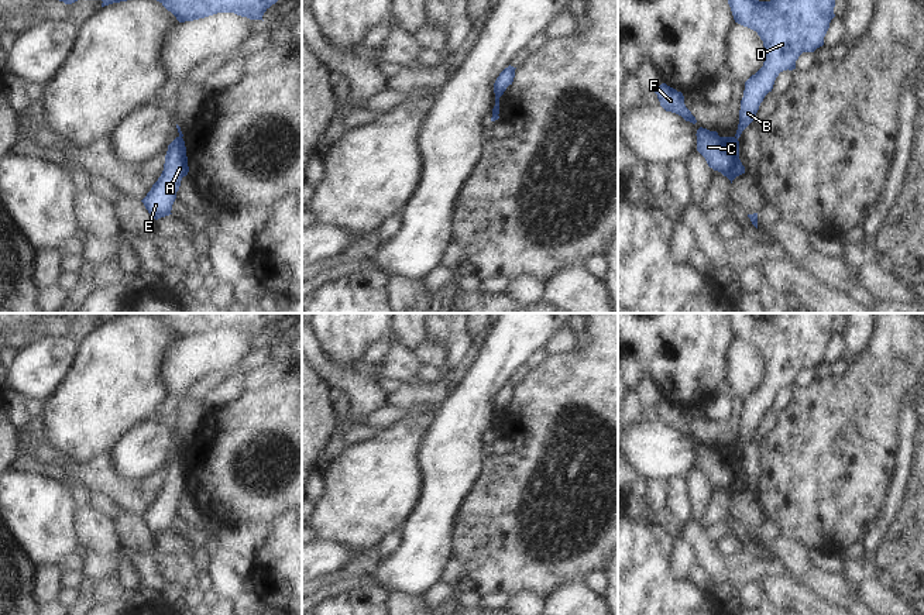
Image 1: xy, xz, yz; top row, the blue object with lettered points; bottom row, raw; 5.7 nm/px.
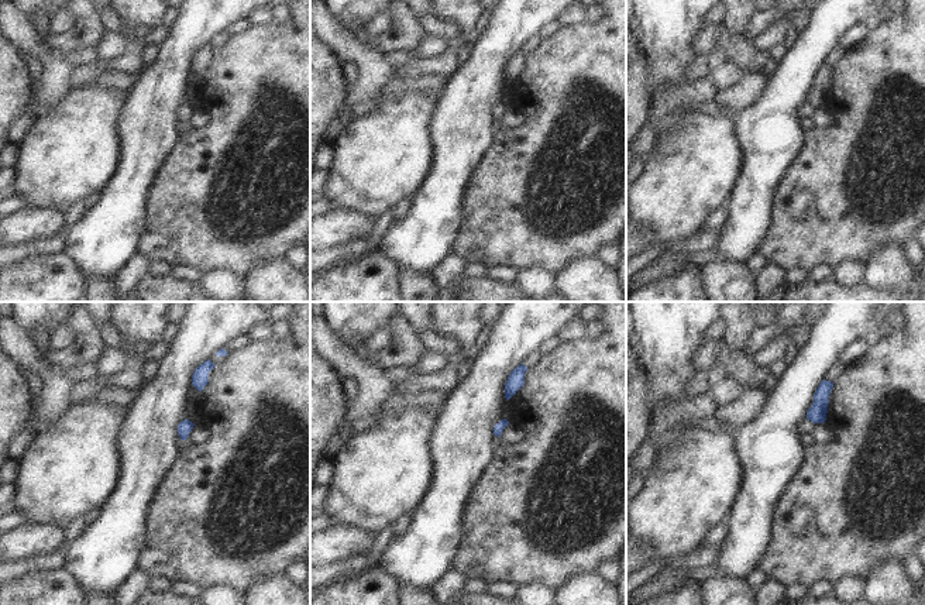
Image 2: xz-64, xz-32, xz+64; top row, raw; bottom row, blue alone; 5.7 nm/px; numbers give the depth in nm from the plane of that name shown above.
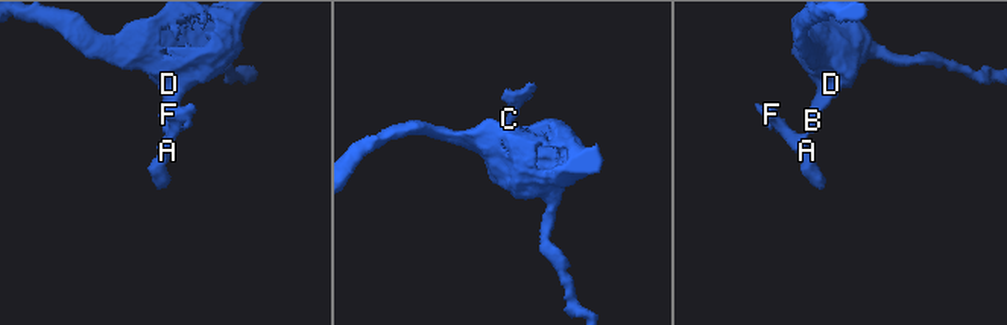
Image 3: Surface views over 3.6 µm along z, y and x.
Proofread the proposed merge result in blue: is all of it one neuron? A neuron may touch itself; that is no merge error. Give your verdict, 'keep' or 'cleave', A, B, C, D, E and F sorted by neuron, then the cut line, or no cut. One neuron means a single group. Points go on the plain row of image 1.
cleave | A C E F / B D | xz (497, 430), (493, 433)

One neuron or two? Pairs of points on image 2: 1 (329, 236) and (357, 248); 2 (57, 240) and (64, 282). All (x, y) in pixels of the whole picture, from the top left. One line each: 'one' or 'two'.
1: two
2: two

